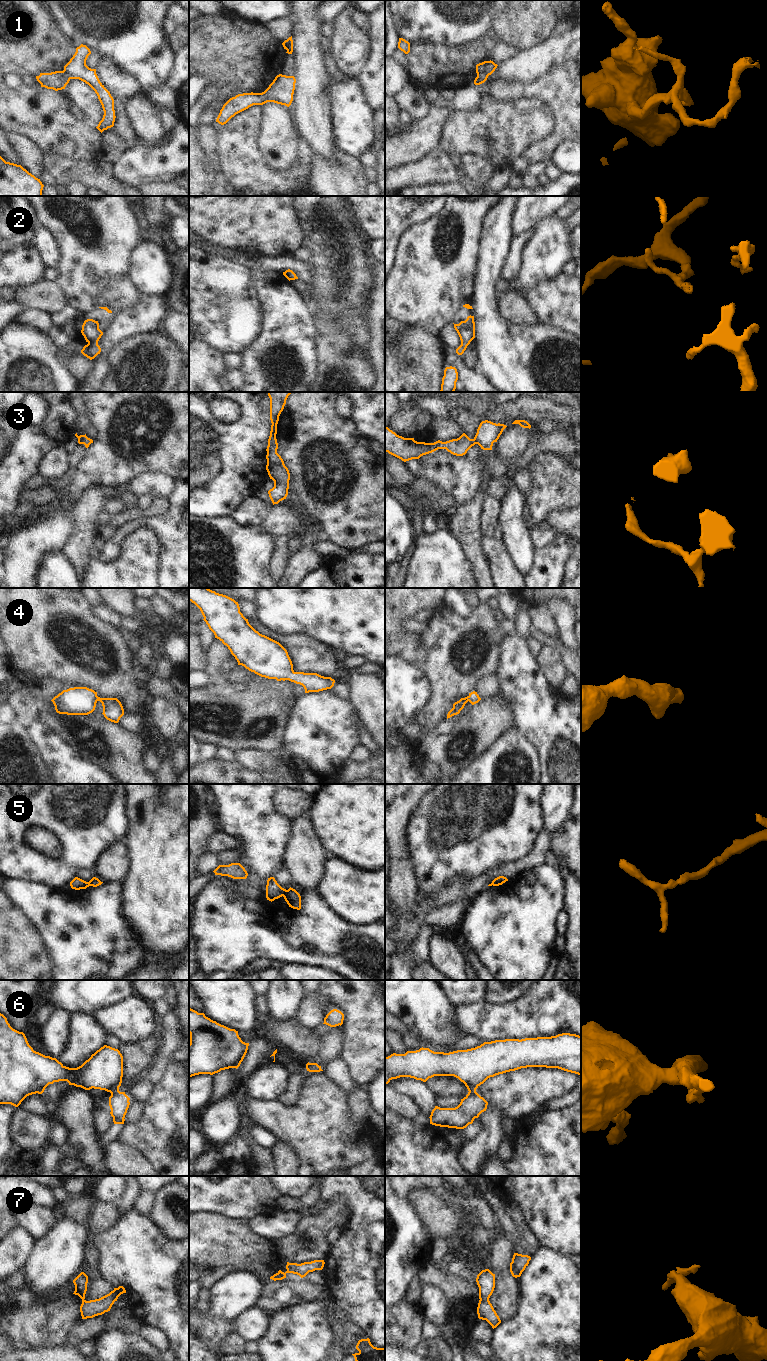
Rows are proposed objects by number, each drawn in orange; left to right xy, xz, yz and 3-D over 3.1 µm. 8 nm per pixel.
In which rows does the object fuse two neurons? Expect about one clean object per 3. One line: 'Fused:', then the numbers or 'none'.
Fused: 1, 5, 6, 7

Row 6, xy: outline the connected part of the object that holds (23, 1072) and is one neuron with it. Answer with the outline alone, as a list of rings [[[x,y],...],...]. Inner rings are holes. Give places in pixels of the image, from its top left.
[[[0,1013],[0,1104],[18,1107],[29,1095],[42,1094],[49,1084],[67,1081],[85,1090],[100,1089],[111,1094],[119,1091],[123,1077],[123,1056],[118,1049],[104,1045],[77,1068],[64,1066],[56,1058],[33,1050],[23,1032],[13,1029]]]

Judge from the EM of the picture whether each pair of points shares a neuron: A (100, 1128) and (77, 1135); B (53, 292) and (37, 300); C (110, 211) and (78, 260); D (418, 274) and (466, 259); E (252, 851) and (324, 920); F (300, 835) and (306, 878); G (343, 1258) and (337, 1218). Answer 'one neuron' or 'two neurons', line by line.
A: two neurons
B: one neuron
C: one neuron
D: one neuron
E: two neurons
F: one neuron
G: two neurons

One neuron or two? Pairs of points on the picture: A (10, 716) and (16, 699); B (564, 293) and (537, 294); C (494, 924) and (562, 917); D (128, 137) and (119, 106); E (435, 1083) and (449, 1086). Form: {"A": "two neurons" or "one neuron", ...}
{"A": "two neurons", "B": "one neuron", "C": "two neurons", "D": "one neuron", "E": "one neuron"}

